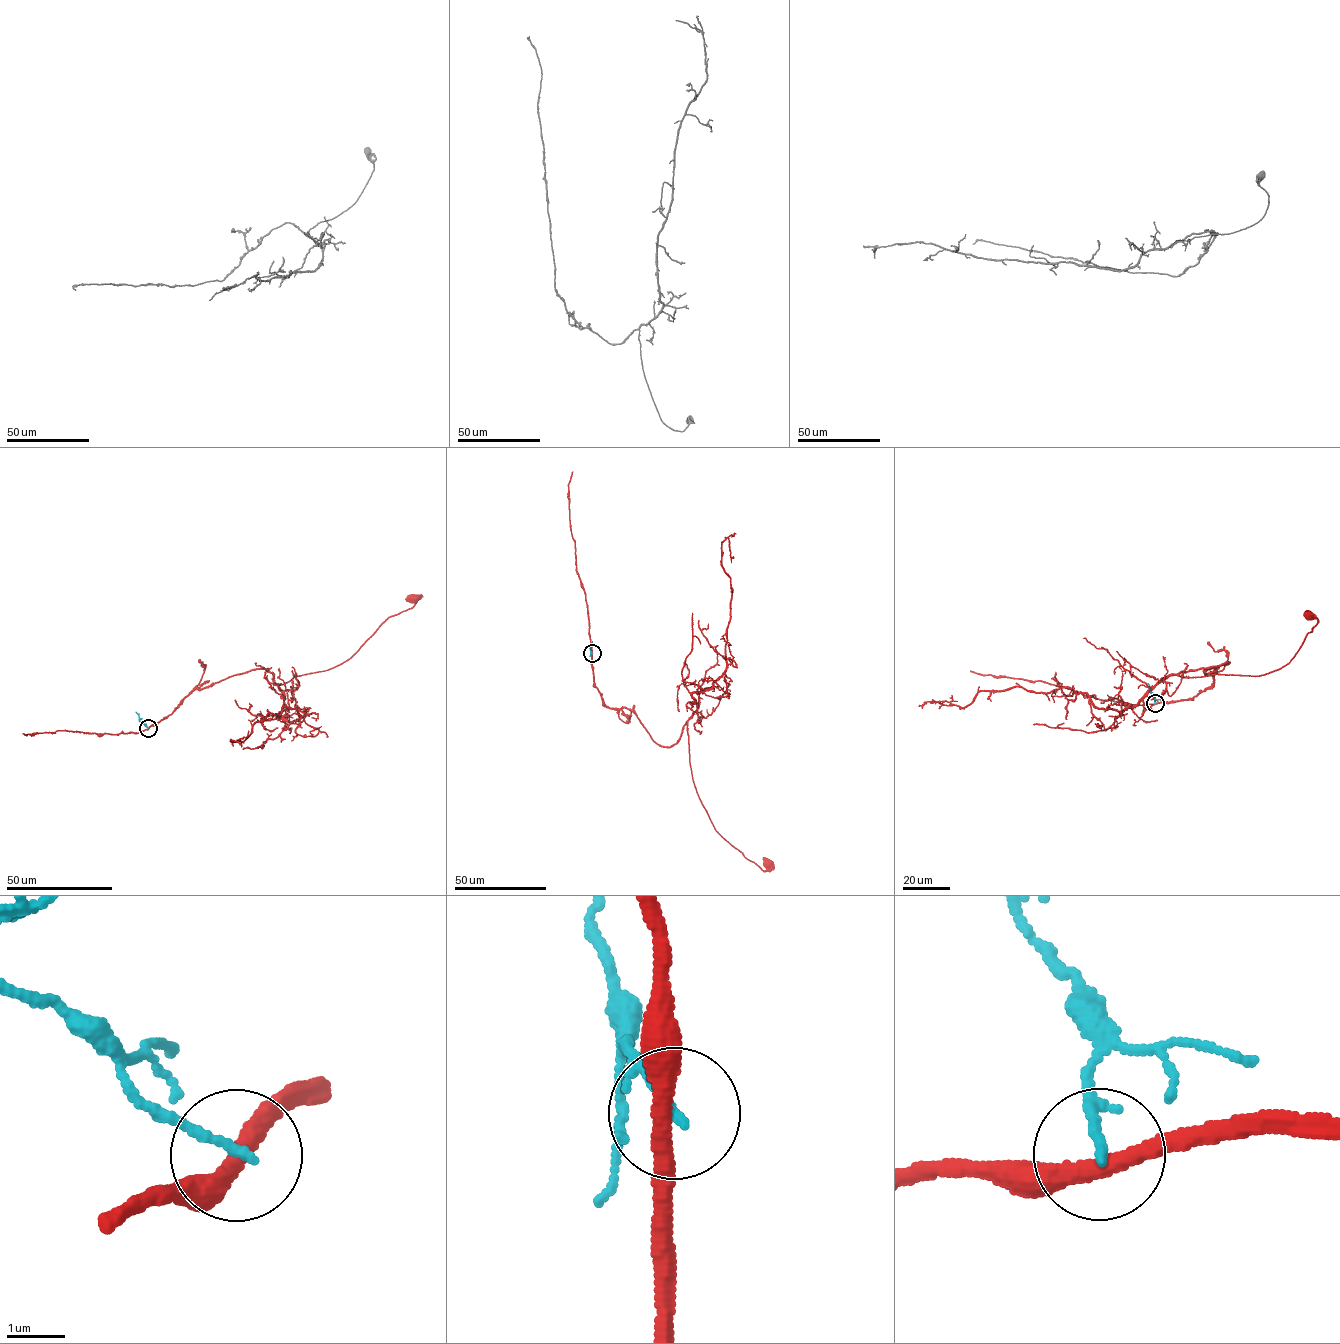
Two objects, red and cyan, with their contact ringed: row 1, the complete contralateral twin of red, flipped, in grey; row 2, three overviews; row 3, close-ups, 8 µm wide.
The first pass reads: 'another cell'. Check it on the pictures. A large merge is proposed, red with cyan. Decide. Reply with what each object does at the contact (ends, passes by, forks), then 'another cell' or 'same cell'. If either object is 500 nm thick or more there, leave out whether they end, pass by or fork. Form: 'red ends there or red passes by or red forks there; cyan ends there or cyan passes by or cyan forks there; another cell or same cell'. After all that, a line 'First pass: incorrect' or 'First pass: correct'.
red passes by; cyan ends there; another cell
First pass: correct

